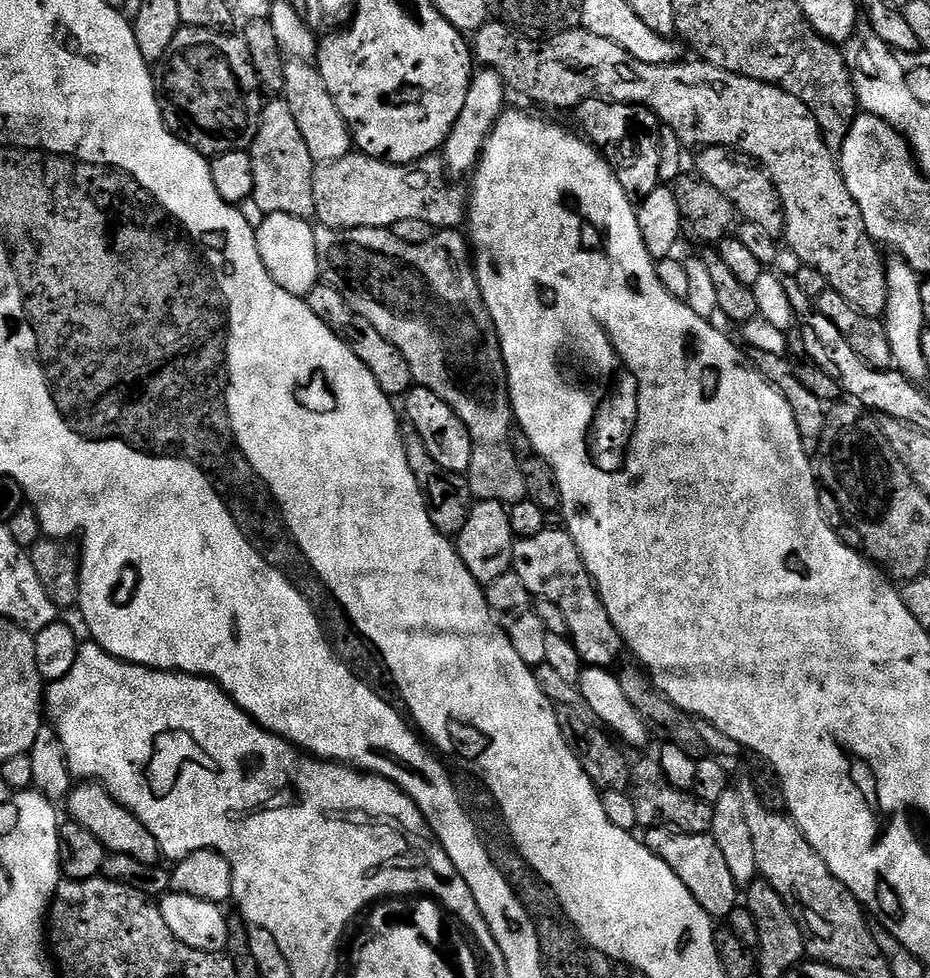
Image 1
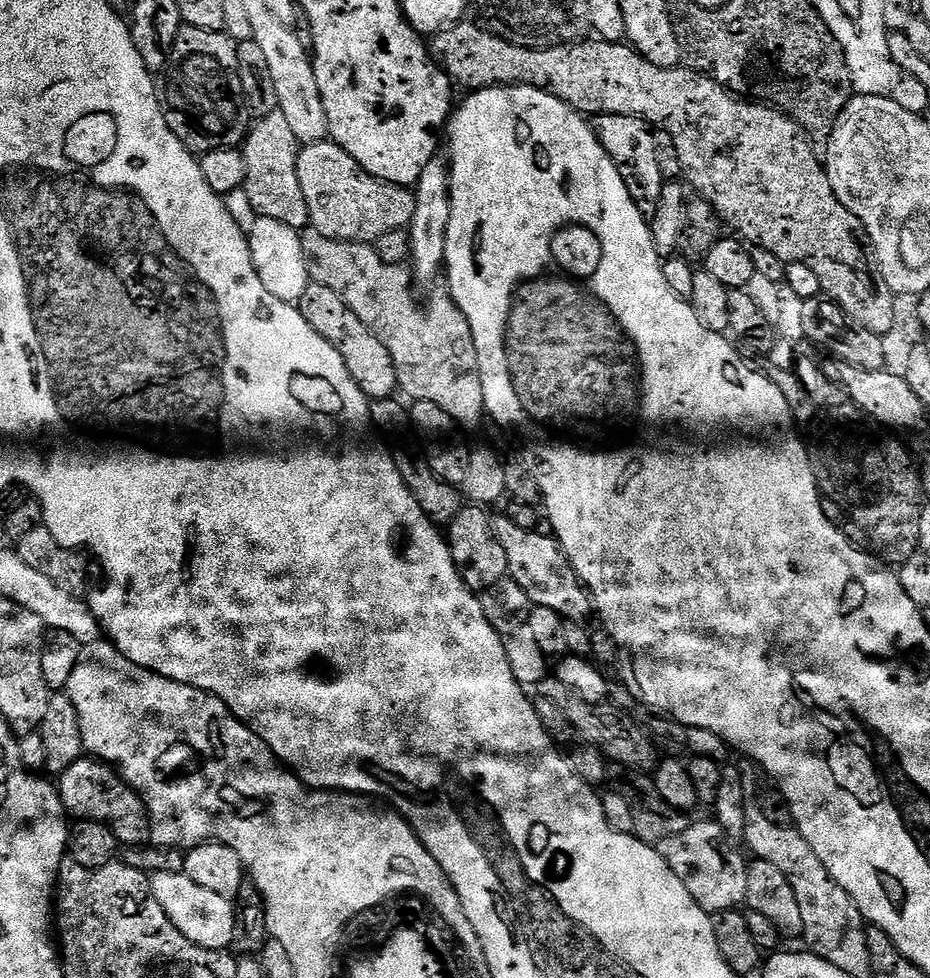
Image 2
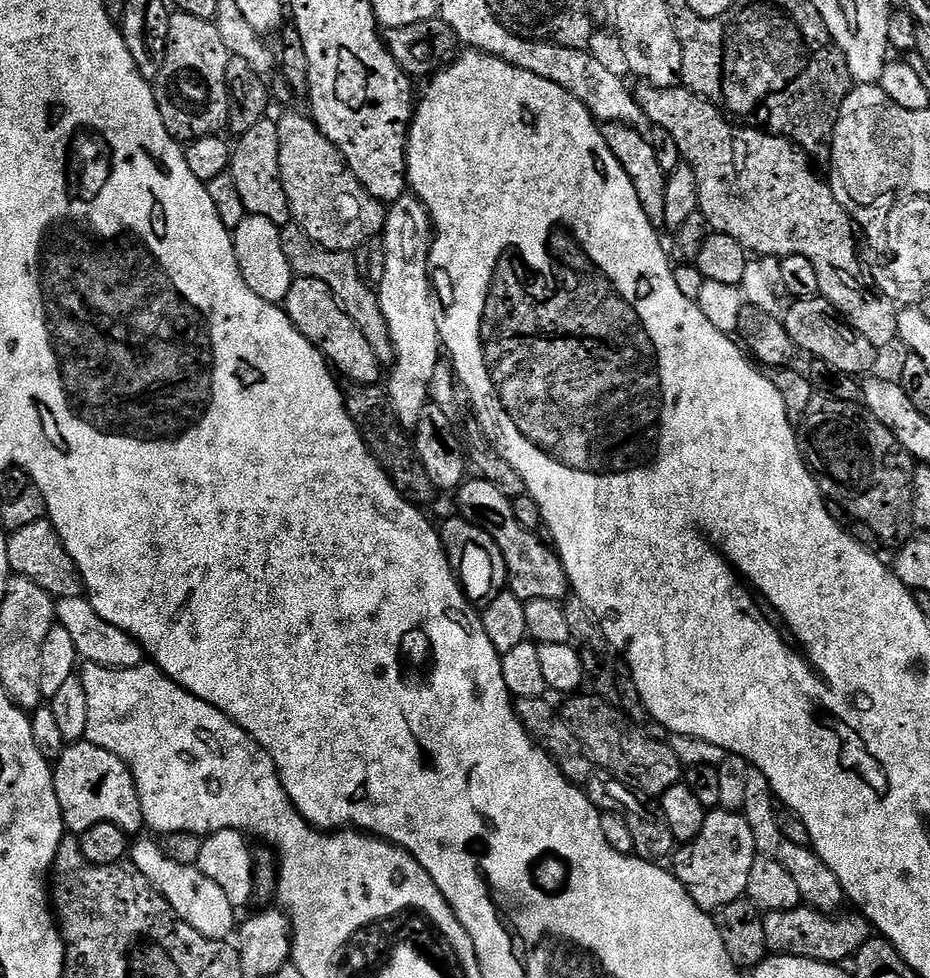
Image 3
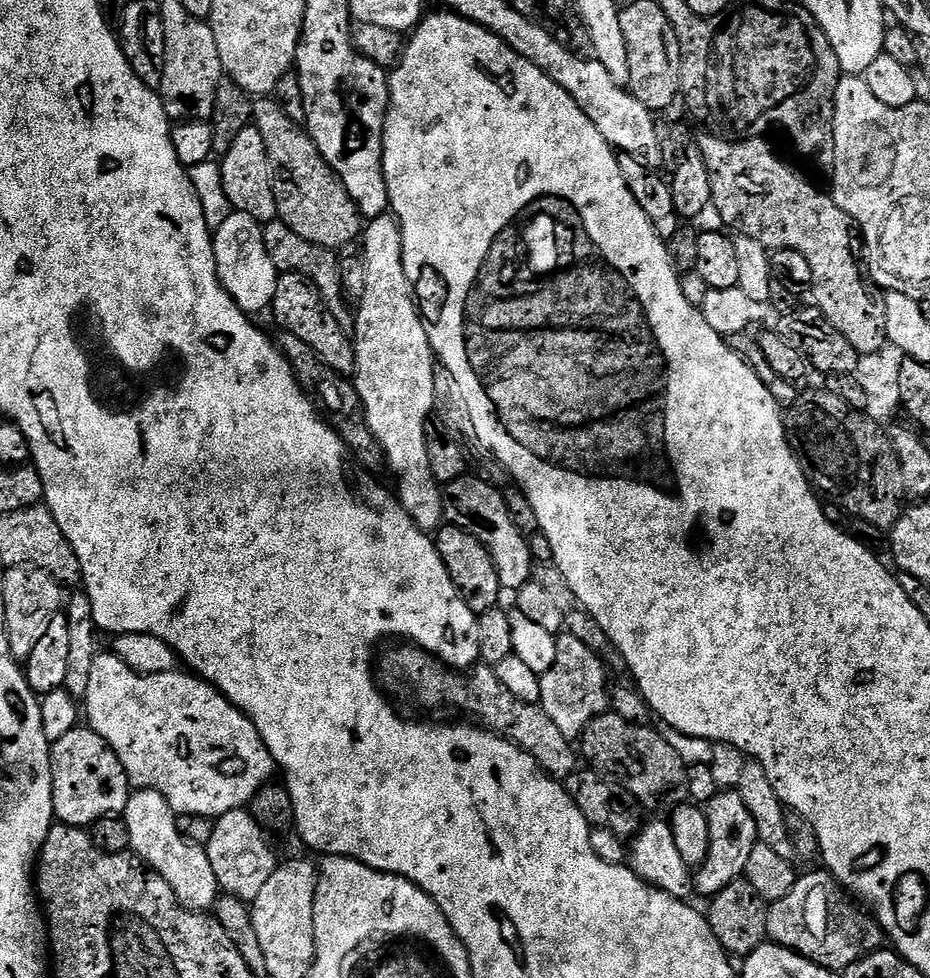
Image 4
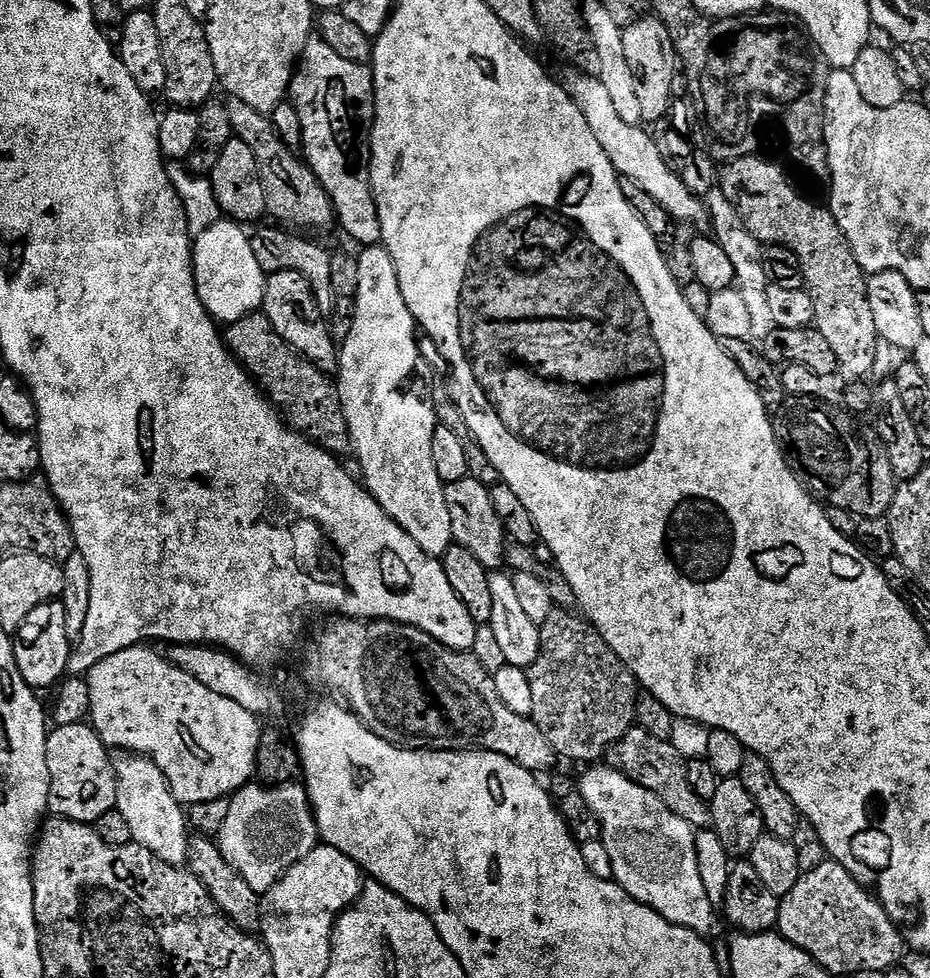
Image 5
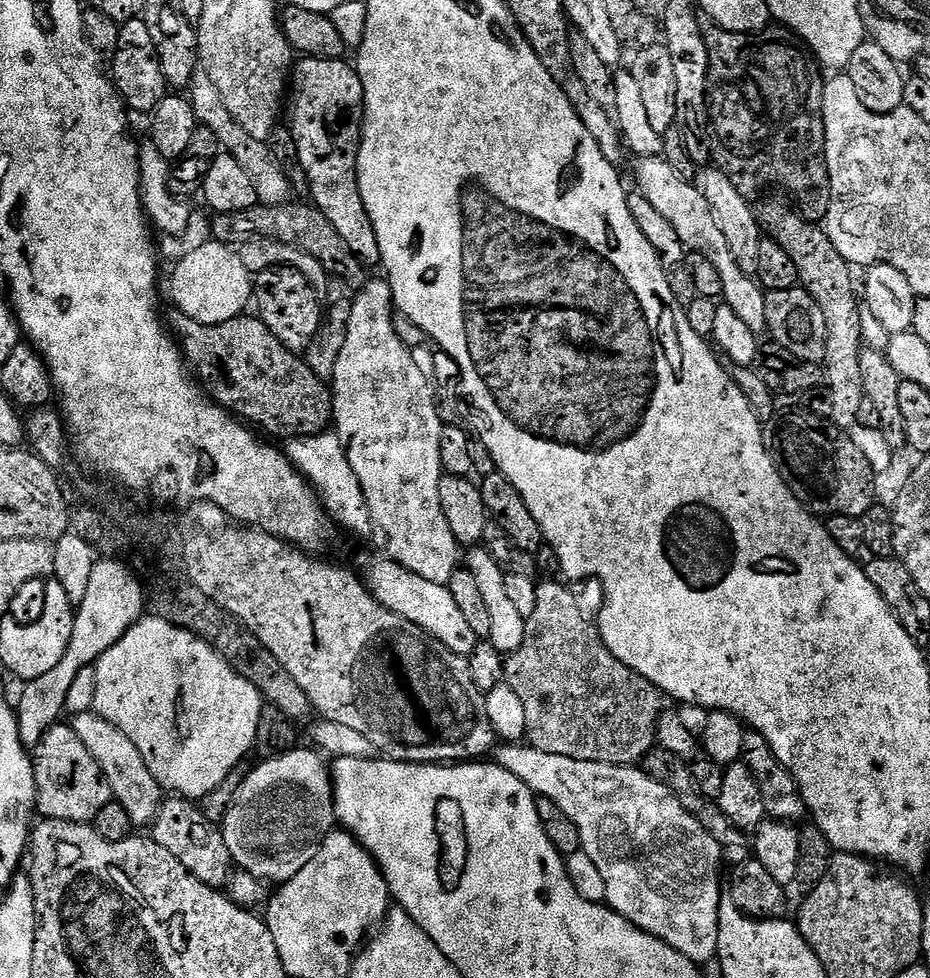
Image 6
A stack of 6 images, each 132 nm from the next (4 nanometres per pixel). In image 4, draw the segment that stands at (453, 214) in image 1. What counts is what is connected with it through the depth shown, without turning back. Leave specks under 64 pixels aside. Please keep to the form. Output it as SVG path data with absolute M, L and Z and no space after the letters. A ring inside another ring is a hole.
M260 98L254 104L250 116L258 134L262 134L262 142L266 142L278 219L290 226L294 234L306 238L306 242L314 242L323 248L339 250L359 241L362 236L360 211L354 206L350 194L346 194L340 177L322 158L312 137L307 131L300 129L299 132L296 129L299 127L287 120L275 99Z

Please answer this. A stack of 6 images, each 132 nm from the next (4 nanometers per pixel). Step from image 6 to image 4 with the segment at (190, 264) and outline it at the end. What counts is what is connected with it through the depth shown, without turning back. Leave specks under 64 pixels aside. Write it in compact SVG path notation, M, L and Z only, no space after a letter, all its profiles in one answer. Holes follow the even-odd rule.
M233 211L222 226L214 230L212 237L214 258L220 285L234 298L241 310L255 314L271 309L274 290L276 289L277 270L274 262L270 262L270 254L266 254L264 230L260 223L250 214Z

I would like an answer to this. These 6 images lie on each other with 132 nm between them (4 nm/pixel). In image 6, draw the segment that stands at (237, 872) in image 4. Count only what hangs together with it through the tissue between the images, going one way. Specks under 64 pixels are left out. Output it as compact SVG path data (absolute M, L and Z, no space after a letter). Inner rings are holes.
M297 746L284 756L261 759L261 764L249 771L246 782L238 786L238 794L234 794L234 802L222 825L233 865L241 872L249 872L255 880L265 881L272 886L285 884L294 878L294 874L298 874L298 870L302 870L302 866L306 866L314 854L318 854L322 842L333 832L337 823L329 765L324 765L325 757L319 751L308 748Z

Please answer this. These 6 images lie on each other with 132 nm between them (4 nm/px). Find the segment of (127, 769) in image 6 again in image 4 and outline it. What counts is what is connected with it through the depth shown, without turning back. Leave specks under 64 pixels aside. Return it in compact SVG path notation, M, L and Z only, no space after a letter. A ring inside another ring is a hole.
M147 790L133 791L122 819L130 830L131 851L168 883L185 908L203 913L215 909L221 895L220 883L218 878L214 878L214 866L210 866L205 845L192 844L180 833L178 817L162 794Z

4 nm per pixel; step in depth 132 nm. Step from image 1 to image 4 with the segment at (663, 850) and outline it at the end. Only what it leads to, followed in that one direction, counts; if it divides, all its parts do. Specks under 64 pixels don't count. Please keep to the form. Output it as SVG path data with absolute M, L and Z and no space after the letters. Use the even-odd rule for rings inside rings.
M717 791L706 811L710 826L710 850L706 854L706 862L695 869L694 888L705 898L711 898L726 890L730 882L743 877L746 862L750 859L750 850L754 850L758 837L754 816L750 814L750 810L746 810L746 802L742 802L739 791Z

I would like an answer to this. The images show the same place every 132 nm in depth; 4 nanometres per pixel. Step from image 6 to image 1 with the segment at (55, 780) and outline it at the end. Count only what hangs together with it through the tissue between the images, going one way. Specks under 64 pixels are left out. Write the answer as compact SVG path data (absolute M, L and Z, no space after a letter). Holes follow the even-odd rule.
M77 783L66 797L67 804L67 815L82 826L86 826L86 830L90 830L90 834L94 834L94 838L98 838L98 842L102 842L109 853L130 854L130 858L143 864L161 863L160 847L154 834L150 834L150 830L142 826L142 822L134 813L126 811L102 784Z

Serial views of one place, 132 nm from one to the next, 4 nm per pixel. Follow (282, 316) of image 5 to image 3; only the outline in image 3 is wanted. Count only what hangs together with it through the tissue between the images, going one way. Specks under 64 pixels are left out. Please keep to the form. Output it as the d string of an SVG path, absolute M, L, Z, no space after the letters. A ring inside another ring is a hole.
M296 276L282 307L292 325L322 353L325 360L341 377L345 376L343 378L345 381L354 384L381 383L382 365L378 354L374 354L374 350L370 347L370 342L366 342L362 330L358 330L358 326L354 326L354 318L350 318L350 314L346 314L346 310L332 293L330 286L326 286L326 282L322 282L318 278Z

